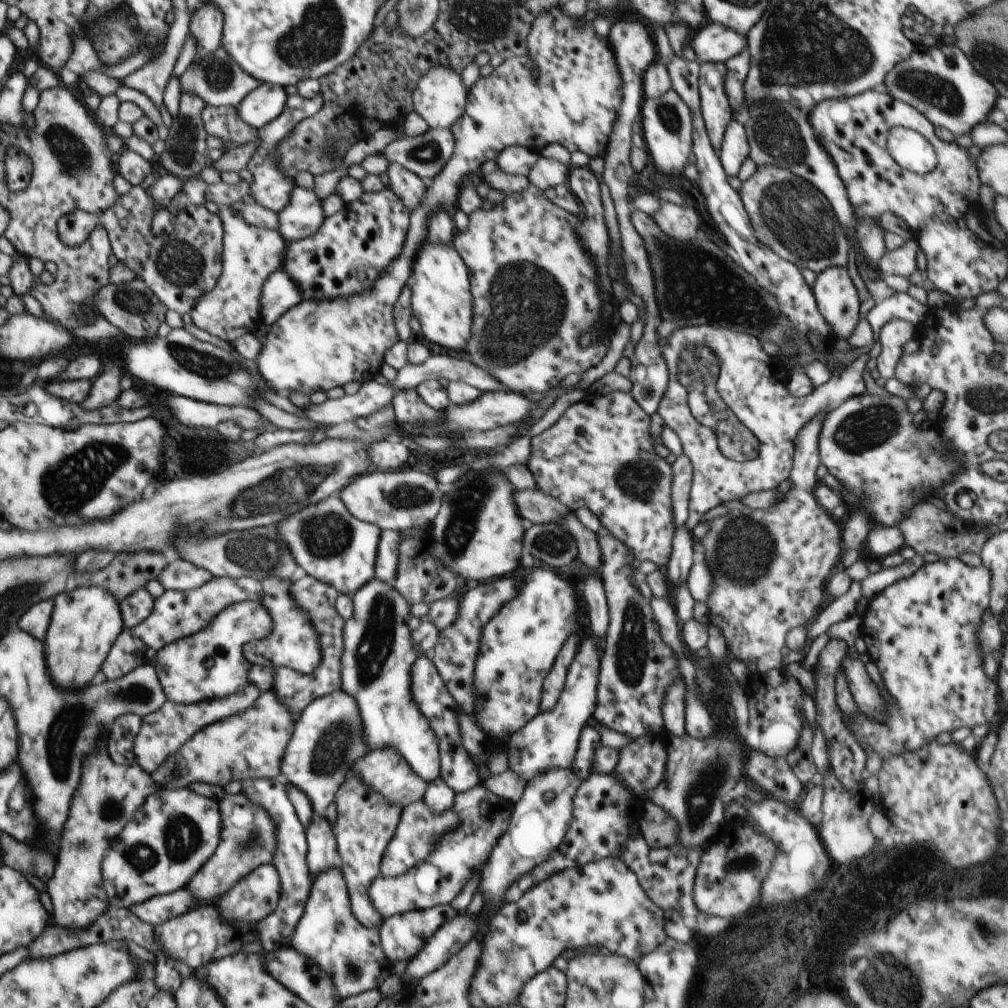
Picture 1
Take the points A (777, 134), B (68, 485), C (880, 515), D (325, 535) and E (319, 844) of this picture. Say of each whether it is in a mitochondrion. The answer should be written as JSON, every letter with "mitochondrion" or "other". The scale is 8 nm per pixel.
{"A":"mitochondrion","B":"mitochondrion","C":"other","D":"mitochondrion","E":"other"}

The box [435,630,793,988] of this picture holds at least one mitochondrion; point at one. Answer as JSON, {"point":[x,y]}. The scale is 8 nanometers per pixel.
{"point":[707,778]}

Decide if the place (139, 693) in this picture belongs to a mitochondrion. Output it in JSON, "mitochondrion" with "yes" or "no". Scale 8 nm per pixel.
{"mitochondrion":"yes"}

